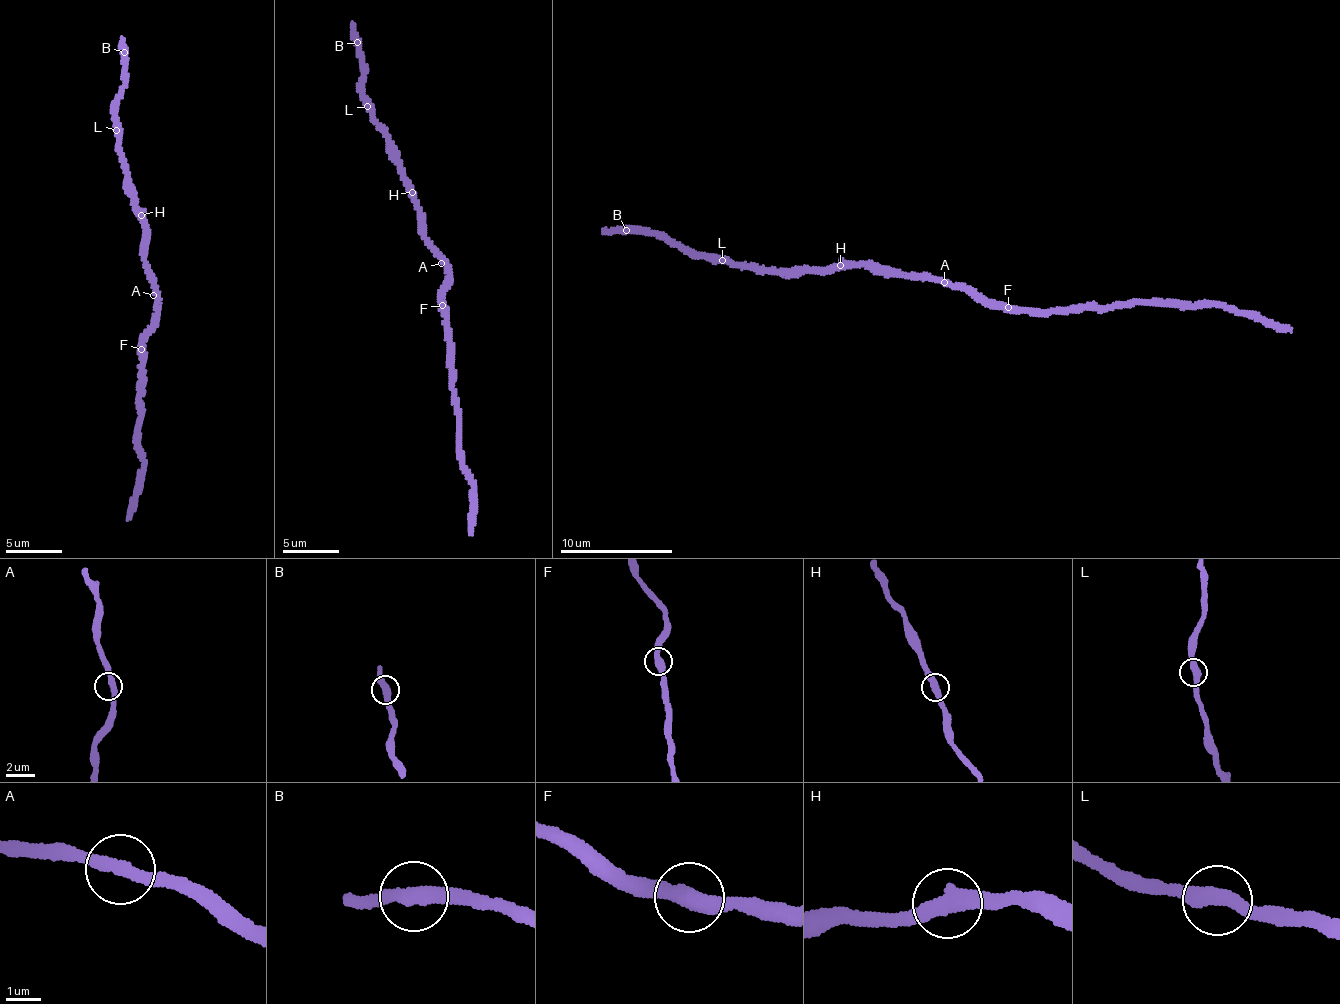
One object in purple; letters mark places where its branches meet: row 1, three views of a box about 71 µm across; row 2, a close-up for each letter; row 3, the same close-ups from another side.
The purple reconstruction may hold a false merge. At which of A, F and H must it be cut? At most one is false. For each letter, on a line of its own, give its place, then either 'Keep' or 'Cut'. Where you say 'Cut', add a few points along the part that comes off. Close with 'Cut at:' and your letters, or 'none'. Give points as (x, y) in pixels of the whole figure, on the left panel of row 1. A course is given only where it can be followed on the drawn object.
A: Place: (153, 295). Keep
F: Place: (141, 349). Keep
H: Place: (141, 215). Keep
Cut at: none

